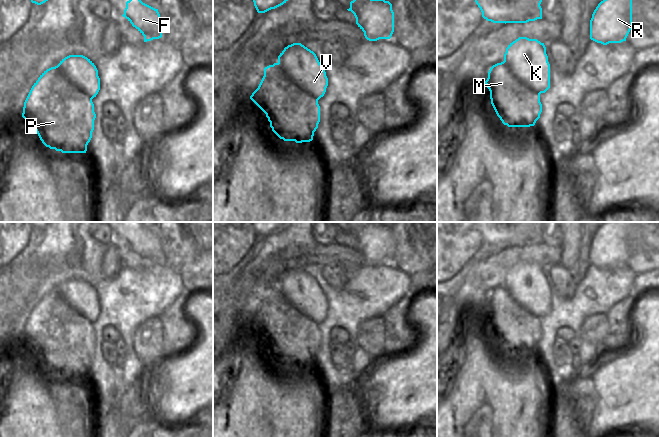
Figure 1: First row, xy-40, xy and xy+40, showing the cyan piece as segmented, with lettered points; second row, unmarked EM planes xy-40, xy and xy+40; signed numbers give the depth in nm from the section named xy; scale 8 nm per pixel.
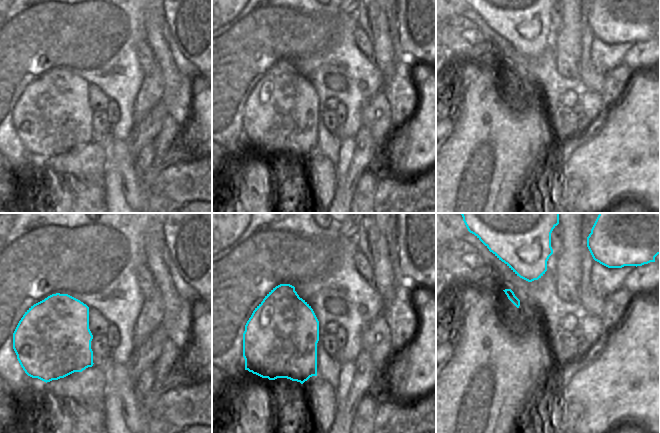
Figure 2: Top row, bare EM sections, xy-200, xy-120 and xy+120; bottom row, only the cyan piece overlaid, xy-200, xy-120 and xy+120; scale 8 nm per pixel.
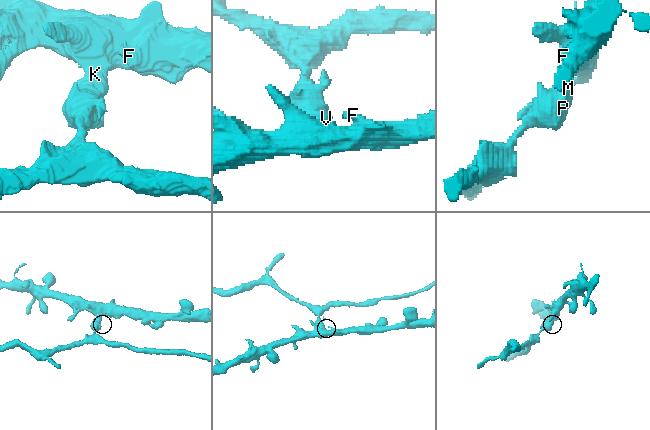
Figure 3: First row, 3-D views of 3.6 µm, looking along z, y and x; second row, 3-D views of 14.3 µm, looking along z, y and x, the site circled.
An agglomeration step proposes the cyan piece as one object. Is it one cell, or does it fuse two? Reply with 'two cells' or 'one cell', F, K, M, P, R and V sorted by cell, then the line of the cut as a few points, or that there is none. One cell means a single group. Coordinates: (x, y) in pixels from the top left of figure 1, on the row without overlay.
two cells; groups F K R V / M P; cut xy (277, 287), (301, 312), (317, 325)

